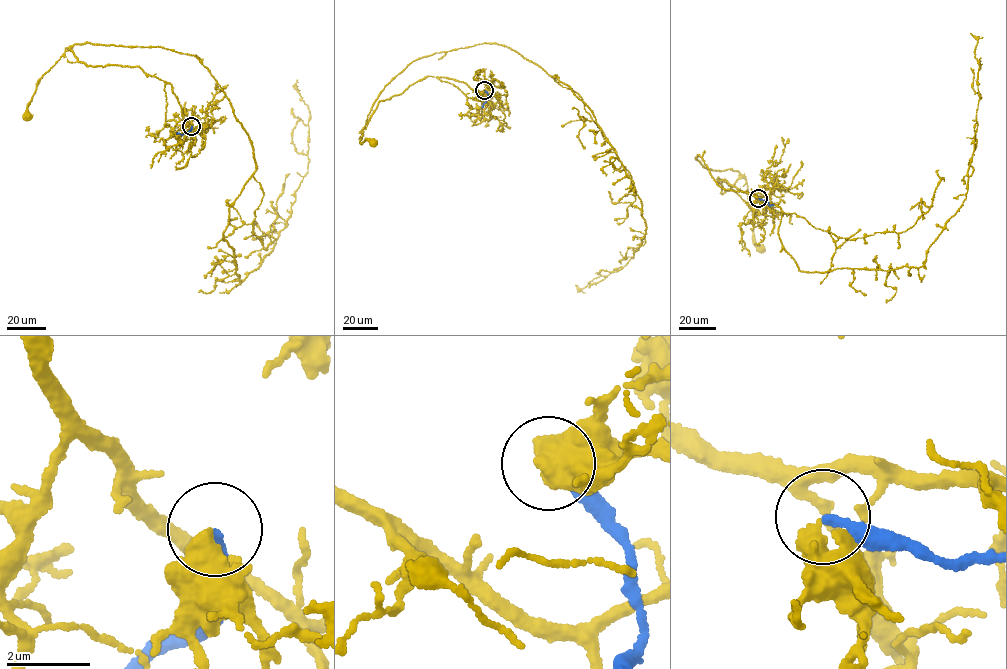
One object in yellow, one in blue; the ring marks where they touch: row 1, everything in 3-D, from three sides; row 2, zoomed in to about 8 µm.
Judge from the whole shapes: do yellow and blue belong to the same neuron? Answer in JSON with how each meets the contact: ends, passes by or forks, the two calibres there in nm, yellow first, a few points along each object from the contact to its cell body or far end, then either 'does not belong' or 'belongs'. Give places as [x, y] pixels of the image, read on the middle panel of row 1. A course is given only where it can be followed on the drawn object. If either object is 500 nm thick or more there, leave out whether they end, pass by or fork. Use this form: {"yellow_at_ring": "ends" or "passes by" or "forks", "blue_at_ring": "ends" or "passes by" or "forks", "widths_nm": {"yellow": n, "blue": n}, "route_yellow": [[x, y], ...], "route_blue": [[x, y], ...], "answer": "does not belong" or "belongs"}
{"yellow_at_ring": "ends", "blue_at_ring": "ends", "widths_nm": {"yellow": 480, "blue": 240}, "route_yellow": [[484, 90], [494, 92], [485, 97], [462, 82], [428, 76], [379, 102], [359, 143], [366, 139], [373, 143]], "route_blue": [[484, 90], [488, 98], [482, 107]], "answer": "does not belong"}

